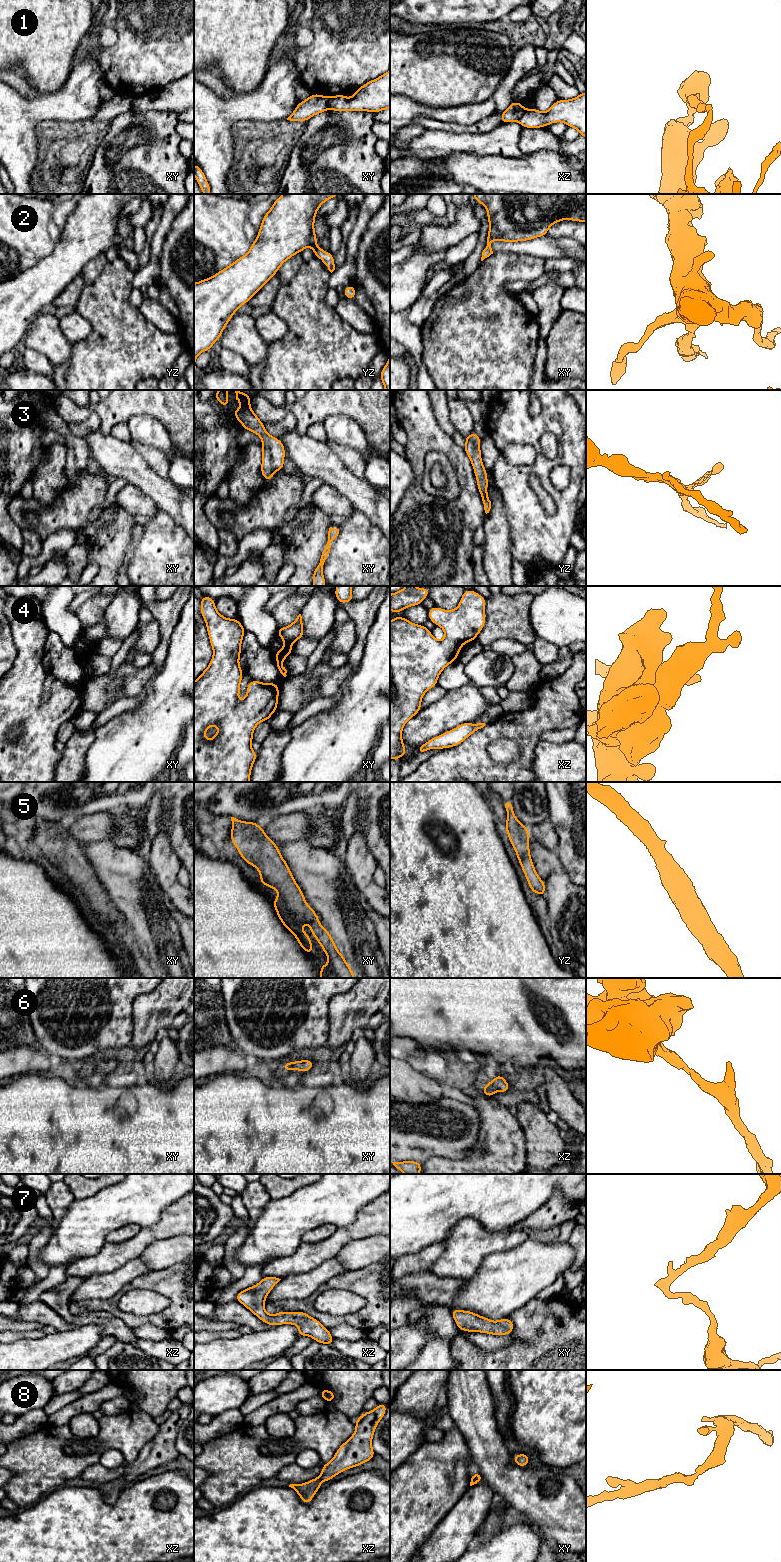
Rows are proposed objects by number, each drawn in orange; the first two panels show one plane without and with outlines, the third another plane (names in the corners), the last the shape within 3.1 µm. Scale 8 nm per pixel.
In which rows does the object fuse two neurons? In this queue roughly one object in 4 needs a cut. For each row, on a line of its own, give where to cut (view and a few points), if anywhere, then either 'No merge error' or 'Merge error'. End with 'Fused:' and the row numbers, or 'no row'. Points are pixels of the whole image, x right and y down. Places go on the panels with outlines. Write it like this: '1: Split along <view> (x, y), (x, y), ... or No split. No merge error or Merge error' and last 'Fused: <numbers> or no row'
1: Split along xy (326, 97), (328, 108). Merge error
2: No split. No merge error
3: No split. No merge error
4: No split. No merge error
5: No split. No merge error
6: No split. No merge error
7: No split. No merge error
8: No split. No merge error
Fused: 1

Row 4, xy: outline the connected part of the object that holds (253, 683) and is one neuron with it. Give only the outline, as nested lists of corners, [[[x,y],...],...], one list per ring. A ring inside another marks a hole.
[[[204,595],[200,600],[200,607],[213,649],[213,657],[209,666],[194,681],[194,782],[250,782],[252,766],[257,758],[257,753],[251,748],[253,732],[260,722],[268,721],[277,710],[279,685],[251,680],[248,683],[246,697],[240,702],[238,695],[244,673],[240,668],[239,658],[246,630],[239,619],[222,616],[215,607],[215,600],[211,597]],[[212,725],[218,726],[218,732],[211,740],[207,740],[204,734]]]

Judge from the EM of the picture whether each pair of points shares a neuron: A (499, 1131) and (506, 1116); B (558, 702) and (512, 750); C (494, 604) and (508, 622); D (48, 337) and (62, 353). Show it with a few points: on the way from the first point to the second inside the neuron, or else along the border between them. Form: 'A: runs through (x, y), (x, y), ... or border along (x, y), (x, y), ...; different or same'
A: runs through (499, 1127), (499, 1123), (502, 1120); same
B: border along (494, 740), (512, 739), (519, 747), (519, 758); different
C: runs through (498, 608), (508, 618); same
D: runs through (50, 341), (58, 349); same

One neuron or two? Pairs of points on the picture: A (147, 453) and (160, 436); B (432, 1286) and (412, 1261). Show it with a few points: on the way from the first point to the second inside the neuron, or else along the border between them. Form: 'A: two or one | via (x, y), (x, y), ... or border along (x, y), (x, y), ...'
A: two | border along (131, 439), (161, 449), (170, 462)
B: two | border along (427, 1271), (411, 1273), (400, 1279)

